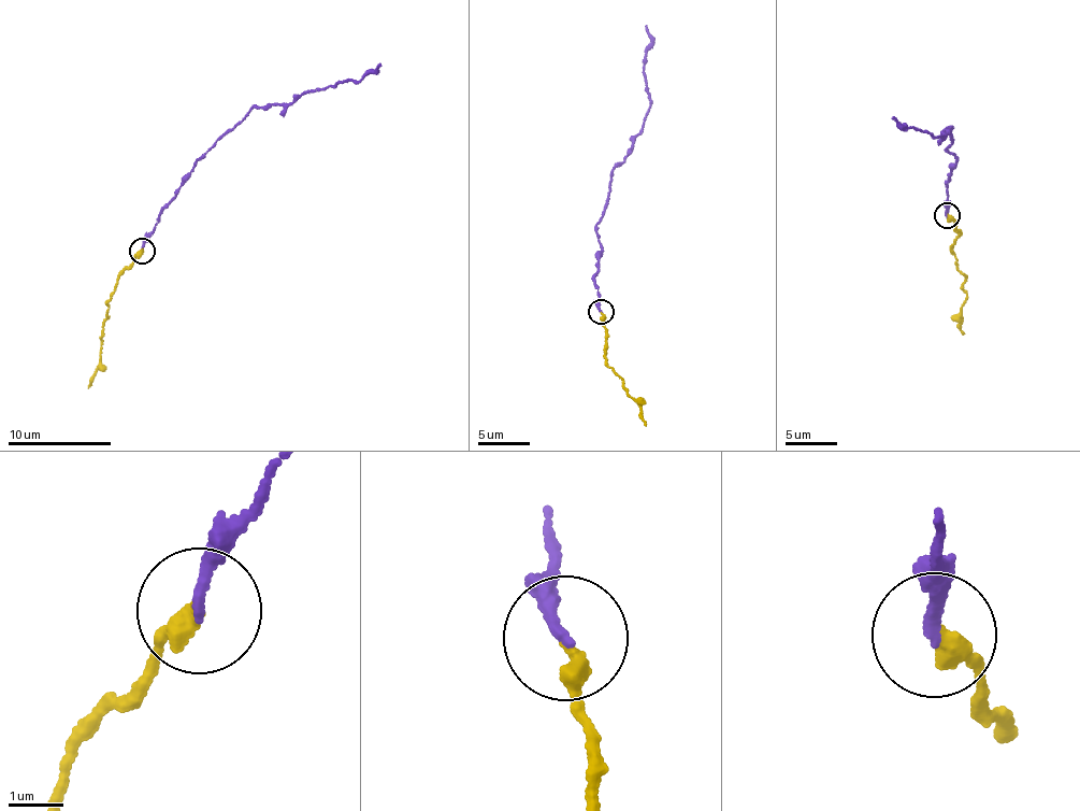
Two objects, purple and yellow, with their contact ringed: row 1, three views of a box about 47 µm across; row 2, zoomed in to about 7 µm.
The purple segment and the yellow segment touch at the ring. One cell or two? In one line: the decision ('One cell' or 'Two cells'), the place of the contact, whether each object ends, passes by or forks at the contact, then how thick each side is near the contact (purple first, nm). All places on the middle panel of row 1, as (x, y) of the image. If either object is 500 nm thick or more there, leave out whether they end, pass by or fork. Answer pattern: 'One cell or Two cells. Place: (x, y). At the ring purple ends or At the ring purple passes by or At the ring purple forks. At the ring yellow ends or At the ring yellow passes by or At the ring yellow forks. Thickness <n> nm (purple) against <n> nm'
One cell. Place: (601, 312). At the ring purple ends. At the ring yellow ends. Thickness 190 nm (purple) against 380 nm

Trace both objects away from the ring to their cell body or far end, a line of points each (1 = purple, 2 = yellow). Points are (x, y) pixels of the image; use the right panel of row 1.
1: (947, 216), (955, 157), (946, 148), (952, 143), (950, 127), (945, 139), (904, 130), (893, 117)
2: (947, 216), (960, 233), (952, 247), (963, 276), (965, 294), (962, 335)

